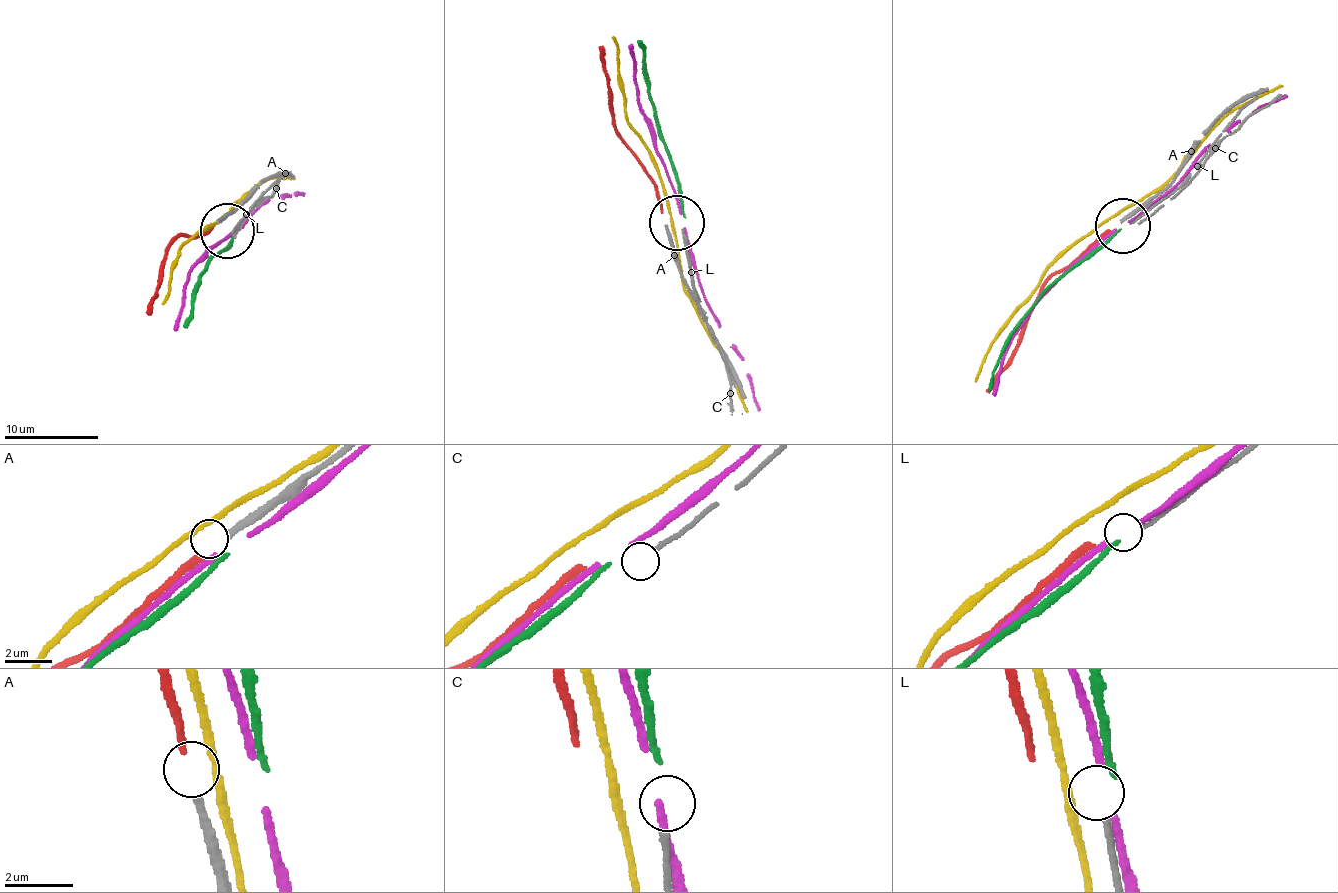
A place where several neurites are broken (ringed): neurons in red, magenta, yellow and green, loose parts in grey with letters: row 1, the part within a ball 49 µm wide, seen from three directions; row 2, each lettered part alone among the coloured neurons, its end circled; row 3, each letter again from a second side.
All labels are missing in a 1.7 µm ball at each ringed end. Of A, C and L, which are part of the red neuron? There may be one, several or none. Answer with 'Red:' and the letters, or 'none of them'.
Red: A

